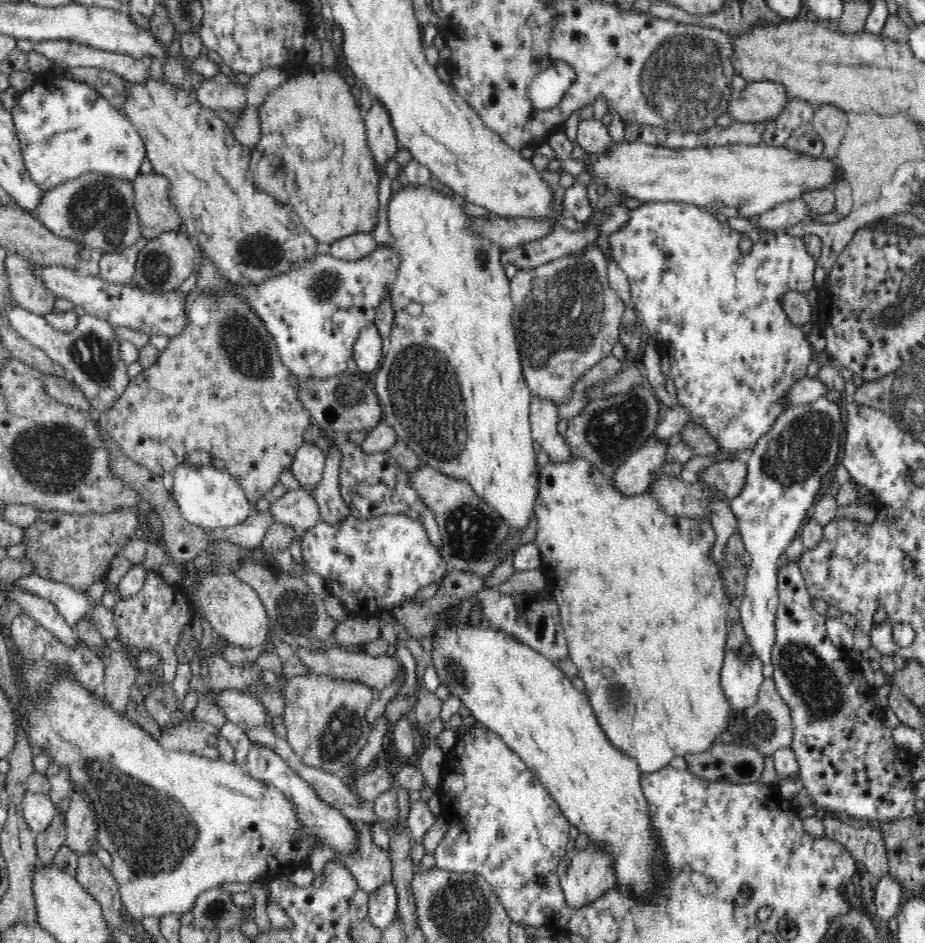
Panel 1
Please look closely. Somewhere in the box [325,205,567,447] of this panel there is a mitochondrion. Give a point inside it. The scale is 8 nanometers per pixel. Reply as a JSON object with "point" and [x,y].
{"point":[481,258]}

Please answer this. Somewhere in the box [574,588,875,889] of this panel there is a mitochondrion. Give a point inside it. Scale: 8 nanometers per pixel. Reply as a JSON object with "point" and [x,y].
{"point":[820,693]}

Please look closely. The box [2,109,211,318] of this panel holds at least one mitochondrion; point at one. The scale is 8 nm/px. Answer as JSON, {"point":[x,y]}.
{"point":[99,209]}

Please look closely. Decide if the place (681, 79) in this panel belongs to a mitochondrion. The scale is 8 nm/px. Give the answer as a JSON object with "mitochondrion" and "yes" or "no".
{"mitochondrion":"yes"}

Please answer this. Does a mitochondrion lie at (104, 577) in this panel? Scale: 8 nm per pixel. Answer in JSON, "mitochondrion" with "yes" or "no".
{"mitochondrion":"no"}

